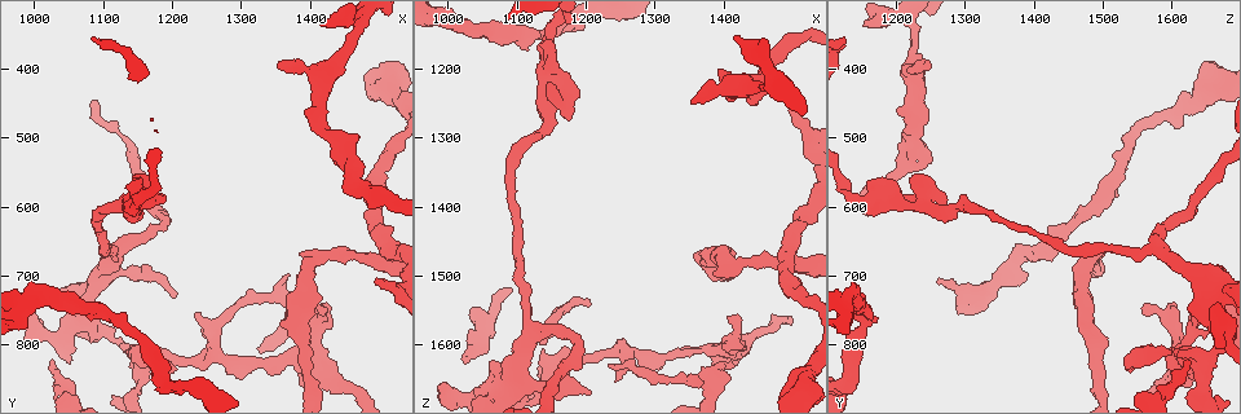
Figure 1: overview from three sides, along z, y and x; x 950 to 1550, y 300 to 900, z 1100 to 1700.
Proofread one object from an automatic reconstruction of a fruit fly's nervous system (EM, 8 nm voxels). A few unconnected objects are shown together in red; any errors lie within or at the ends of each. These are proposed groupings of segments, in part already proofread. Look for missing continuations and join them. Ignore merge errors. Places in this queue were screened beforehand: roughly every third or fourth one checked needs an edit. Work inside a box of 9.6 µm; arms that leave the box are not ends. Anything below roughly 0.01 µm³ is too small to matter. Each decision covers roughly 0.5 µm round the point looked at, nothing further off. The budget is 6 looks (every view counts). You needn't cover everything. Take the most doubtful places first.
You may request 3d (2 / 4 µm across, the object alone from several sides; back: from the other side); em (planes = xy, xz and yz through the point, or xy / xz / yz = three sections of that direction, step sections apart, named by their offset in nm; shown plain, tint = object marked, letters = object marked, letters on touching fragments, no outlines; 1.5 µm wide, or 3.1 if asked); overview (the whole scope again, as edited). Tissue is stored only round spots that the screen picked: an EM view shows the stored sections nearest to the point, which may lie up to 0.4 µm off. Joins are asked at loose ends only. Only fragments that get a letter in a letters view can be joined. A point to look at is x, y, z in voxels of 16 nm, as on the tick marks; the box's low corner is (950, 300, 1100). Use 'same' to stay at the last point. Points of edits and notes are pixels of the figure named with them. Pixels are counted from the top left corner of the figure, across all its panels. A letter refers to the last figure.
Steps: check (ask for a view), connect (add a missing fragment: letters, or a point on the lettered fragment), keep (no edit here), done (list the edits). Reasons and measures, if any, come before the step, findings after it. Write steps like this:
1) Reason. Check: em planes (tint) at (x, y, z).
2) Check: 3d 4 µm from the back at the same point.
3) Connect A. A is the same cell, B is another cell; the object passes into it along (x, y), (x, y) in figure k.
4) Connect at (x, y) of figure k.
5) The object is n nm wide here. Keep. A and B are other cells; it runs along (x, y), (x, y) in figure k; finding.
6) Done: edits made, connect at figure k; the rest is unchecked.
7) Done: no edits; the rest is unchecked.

Branch stops here. Check: em xz step 4 (letters) at (1020, 820, 1625).

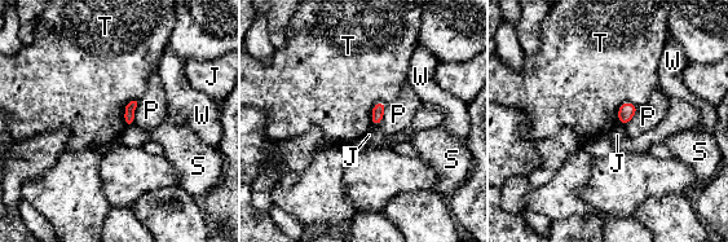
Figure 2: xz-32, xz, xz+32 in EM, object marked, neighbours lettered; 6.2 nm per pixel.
Check: em planes (letters) at the same point.

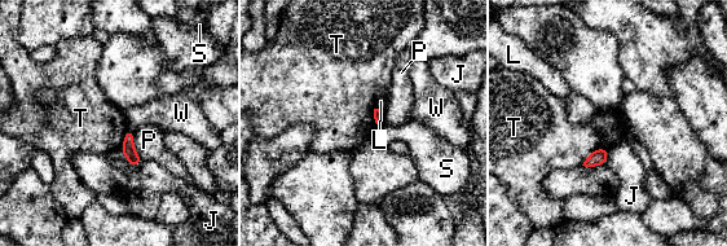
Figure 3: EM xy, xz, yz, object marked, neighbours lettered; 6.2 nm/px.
Keep. J, L, P, S, T and W are other cells; none of them fits.

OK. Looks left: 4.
Free end. Check: em planes (tint) at (1495, 710, 1255).

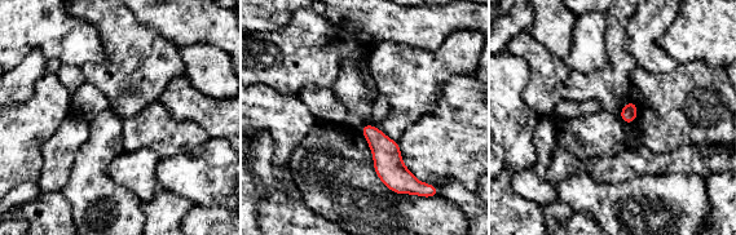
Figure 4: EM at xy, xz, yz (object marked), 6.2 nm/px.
What lies round it. Check: em planes (letters) at the same point.

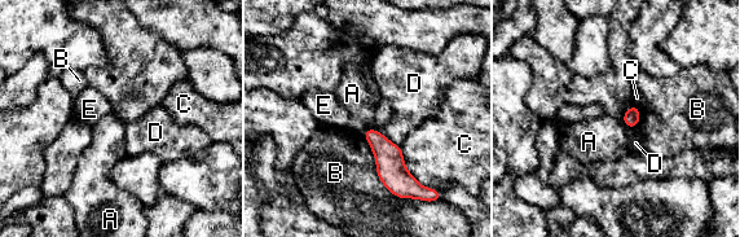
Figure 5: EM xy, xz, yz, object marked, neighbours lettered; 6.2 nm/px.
The longest contact is with B, 500 nm. Keep. A, B, C, D and E are other cells; a border runs along (369, 127), (362, 134) in figure 5; none of them fits.

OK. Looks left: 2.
Check: em xz step 8 (tint) at (1365, 695, 1650).

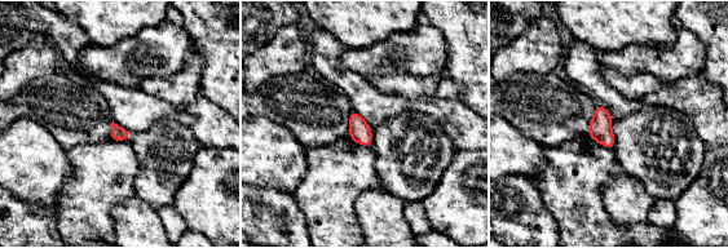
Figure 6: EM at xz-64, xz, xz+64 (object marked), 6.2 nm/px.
Cut it another way. Check: em yz step 4 (letters) at the same point.

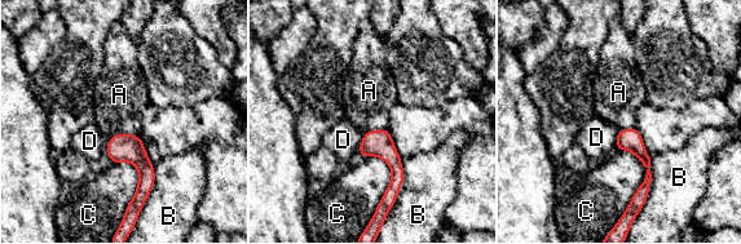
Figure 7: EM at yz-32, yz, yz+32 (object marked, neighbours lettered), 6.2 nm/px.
Keep. A, B, C and D are other cells; it runs along (623, 132), (647, 163), (640, 195) in figure 7; no lettered fragment goes on from it.

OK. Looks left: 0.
Done: no edits; the rest is unchecked.

